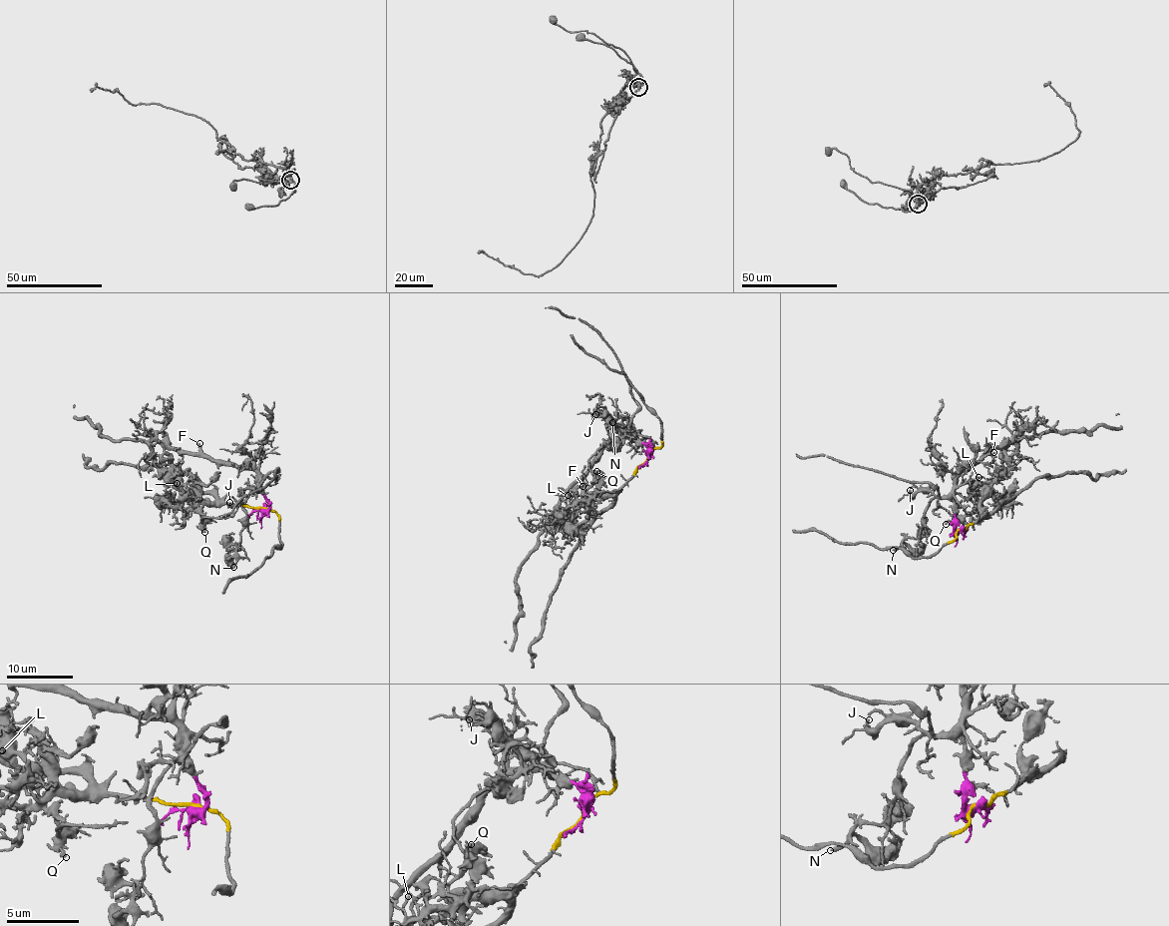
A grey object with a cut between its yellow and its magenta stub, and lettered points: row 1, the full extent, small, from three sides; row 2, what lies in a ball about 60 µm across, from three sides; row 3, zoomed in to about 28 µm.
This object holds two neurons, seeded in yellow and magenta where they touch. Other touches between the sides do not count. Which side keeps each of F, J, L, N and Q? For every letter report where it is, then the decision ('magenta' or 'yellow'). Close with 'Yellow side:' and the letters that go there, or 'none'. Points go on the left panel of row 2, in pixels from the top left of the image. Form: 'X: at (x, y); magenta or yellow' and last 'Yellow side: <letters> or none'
F: at (199, 443); magenta
J: at (229, 502); magenta
L: at (177, 483); yellow
N: at (233, 567); magenta
Q: at (204, 532); yellow
Yellow side: L, Q

